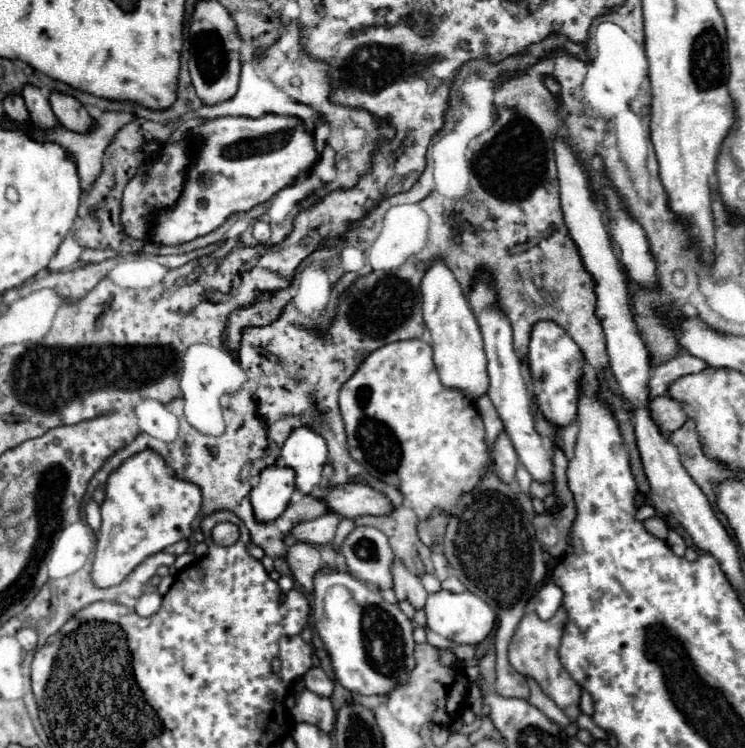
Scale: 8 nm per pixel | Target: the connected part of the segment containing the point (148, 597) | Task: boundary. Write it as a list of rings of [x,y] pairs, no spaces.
[[[149,592],[149,594],[143,594],[139,600],[137,600],[137,614],[139,616],[151,616],[155,614],[159,608],[161,608],[161,600],[163,596],[159,592]]]

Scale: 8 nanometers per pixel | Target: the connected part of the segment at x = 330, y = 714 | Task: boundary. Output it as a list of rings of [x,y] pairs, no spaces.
[[[303,690],[297,694],[295,706],[289,710],[295,722],[309,722],[319,726],[323,732],[331,732],[335,724],[335,710],[329,698],[323,698],[311,690]]]

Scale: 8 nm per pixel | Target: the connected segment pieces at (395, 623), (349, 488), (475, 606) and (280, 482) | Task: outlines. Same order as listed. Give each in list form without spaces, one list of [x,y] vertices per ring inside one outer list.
[[[319,570],[313,578],[315,590],[313,590],[313,626],[317,634],[321,636],[329,656],[331,664],[335,670],[337,680],[351,692],[359,692],[365,696],[371,694],[387,694],[399,682],[407,680],[407,674],[413,670],[415,660],[413,660],[413,624],[397,604],[387,602],[379,590],[369,588],[365,582],[357,580],[349,572],[339,572],[339,570]]]
[[[367,484],[331,486],[323,502],[331,512],[347,518],[357,518],[363,514],[387,514],[387,510],[391,510],[391,502]]]
[[[439,590],[439,592],[429,594],[425,602],[425,614],[427,614],[427,626],[455,644],[475,646],[483,642],[487,634],[495,628],[495,610],[469,590],[459,592],[459,594],[449,592],[449,590]]]
[[[271,464],[259,474],[259,482],[251,490],[255,518],[261,522],[275,520],[289,504],[295,490],[295,472],[289,466]]]

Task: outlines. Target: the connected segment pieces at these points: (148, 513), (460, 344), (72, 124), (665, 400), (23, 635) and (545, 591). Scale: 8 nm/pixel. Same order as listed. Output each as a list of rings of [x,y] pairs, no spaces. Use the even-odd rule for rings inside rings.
[[[147,448],[127,458],[111,472],[105,484],[105,500],[101,504],[103,524],[97,532],[97,556],[93,562],[95,586],[115,586],[145,558],[179,540],[187,540],[199,508],[201,488],[179,478],[159,452]]]
[[[441,258],[433,260],[433,264],[427,268],[421,280],[421,294],[423,318],[427,328],[431,330],[433,360],[439,370],[441,382],[449,388],[463,390],[473,400],[479,398],[479,394],[487,392],[487,358],[483,350],[483,338],[479,332],[479,324],[475,322],[475,314],[471,314],[467,296]]]
[[[53,90],[49,94],[49,102],[57,120],[69,130],[87,130],[87,126],[91,126],[93,118],[87,114],[85,106],[75,96]]]
[[[667,394],[651,400],[651,414],[655,414],[655,422],[659,422],[663,434],[671,434],[687,422],[685,406]]]
[[[21,628],[17,632],[17,640],[23,646],[23,650],[27,650],[27,652],[35,650],[35,646],[37,646],[37,632],[33,628]]]
[[[547,582],[547,584],[541,586],[541,590],[533,598],[535,612],[539,614],[539,618],[549,620],[557,612],[557,608],[561,606],[561,600],[563,600],[561,588],[557,584],[553,584],[553,582]]]

